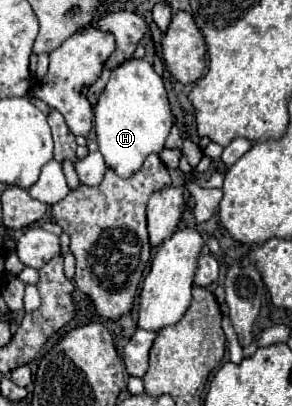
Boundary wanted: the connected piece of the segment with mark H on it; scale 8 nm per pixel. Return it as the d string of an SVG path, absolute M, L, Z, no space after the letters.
M131 58L113 70L103 94L95 104L95 138L107 168L121 178L133 176L149 154L165 148L171 124L173 114L163 80L147 60Z

